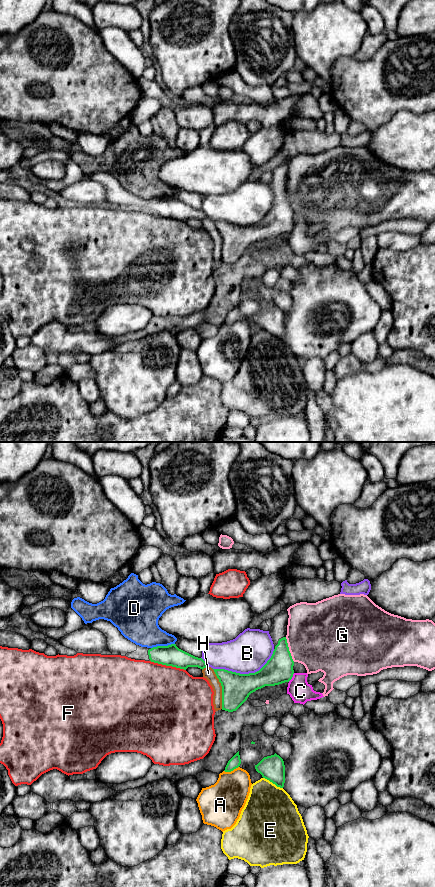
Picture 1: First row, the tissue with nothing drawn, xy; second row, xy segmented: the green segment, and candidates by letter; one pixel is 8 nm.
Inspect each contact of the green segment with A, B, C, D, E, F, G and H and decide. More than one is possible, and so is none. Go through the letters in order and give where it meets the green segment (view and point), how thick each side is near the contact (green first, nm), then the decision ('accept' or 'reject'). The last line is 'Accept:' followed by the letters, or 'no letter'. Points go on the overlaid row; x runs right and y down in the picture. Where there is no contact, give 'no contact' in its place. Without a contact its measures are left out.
A: contact xy (231, 770); calibres 90 and 320 nm; reject
B: contact xy (245, 674); calibres 240 and 320 nm; reject
C: contact xy (292, 676); calibres 220 and 180 nm; reject
D: contact xy (162, 646); calibres 170 and 280 nm; reject
E: contact xy (273, 783); calibres 200 and 420 nm; reject
F: contact xy (168, 665); calibres 170 and 500 nm; reject
G: contact xy (288, 649); calibres 220 and 480 nm; reject
H: contact xy (222, 688); calibres 240 and 90 nm; reject
Accept: no letter

